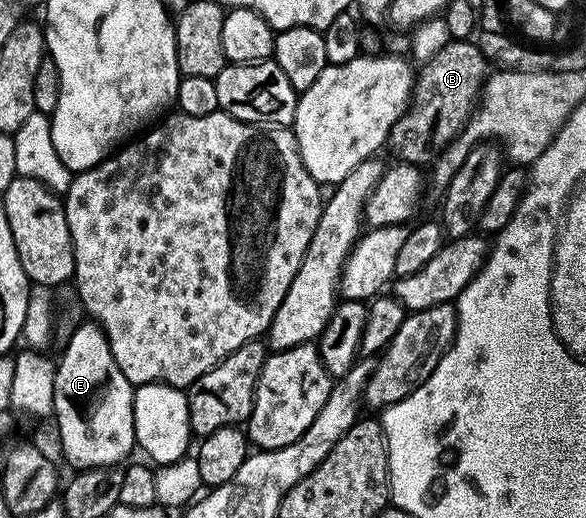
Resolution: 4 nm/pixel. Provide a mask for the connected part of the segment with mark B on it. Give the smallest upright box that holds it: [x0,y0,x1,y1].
[387,39,489,165]

